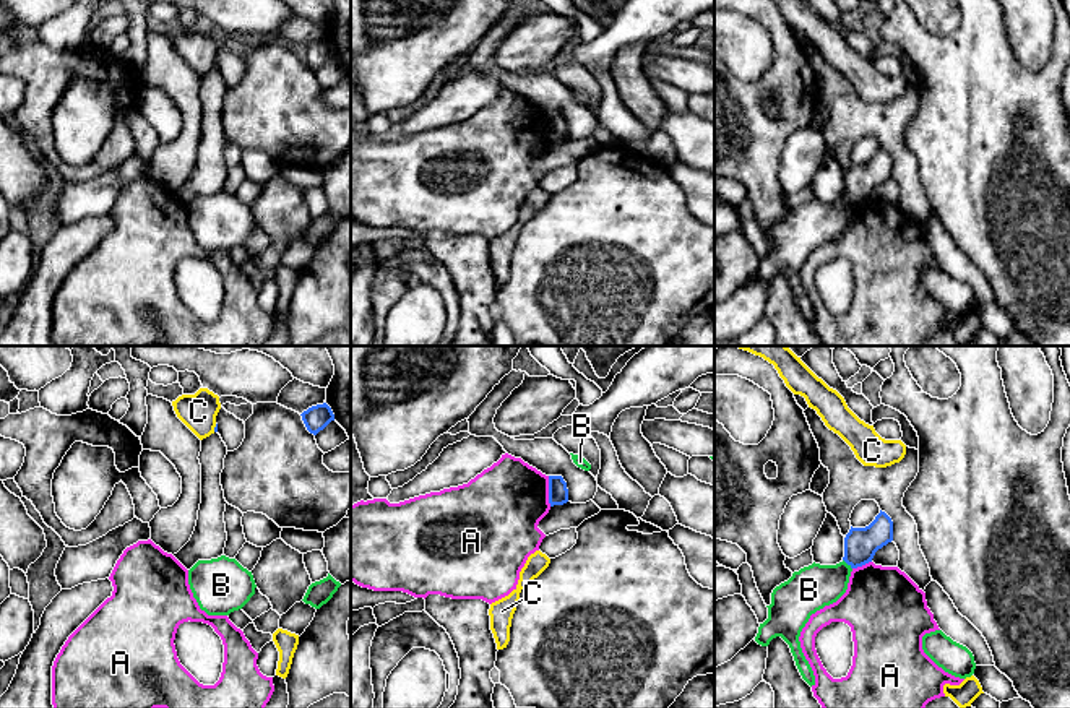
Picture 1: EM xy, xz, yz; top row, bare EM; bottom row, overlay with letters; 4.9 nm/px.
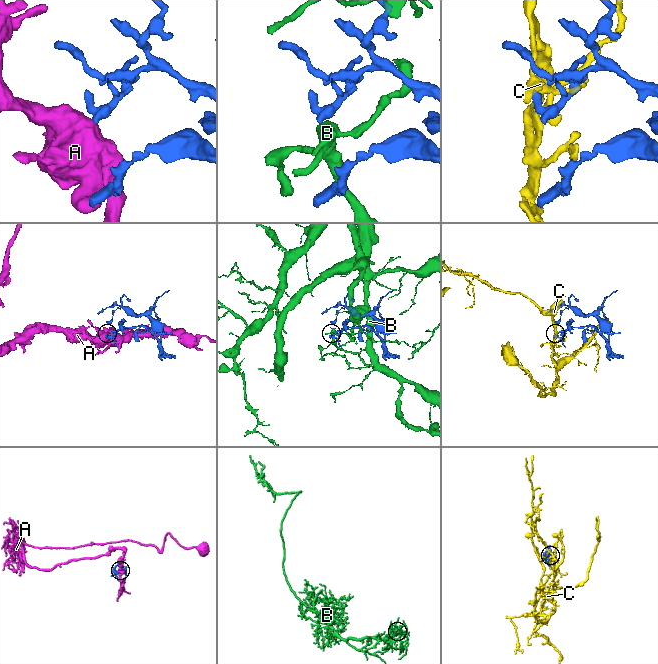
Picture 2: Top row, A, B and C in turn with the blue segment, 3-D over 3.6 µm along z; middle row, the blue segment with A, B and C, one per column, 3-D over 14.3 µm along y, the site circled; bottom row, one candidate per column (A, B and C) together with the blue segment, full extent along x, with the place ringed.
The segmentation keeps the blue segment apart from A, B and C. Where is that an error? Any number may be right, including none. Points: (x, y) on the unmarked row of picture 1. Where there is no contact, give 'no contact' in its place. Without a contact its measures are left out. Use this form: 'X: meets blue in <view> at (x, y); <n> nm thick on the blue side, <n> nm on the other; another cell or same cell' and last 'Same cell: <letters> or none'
A: meets blue in xz at (549, 127); 100 nm thick on the blue side, 400 nm on the other; another cell
B: meets blue in yz at (846, 198); 160 nm thick on the blue side, 220 nm on the other; another cell
C: meets blue in xy at (215, 64); 20 nm thick on the blue side, 180 nm on the other; another cell
Same cell: none

